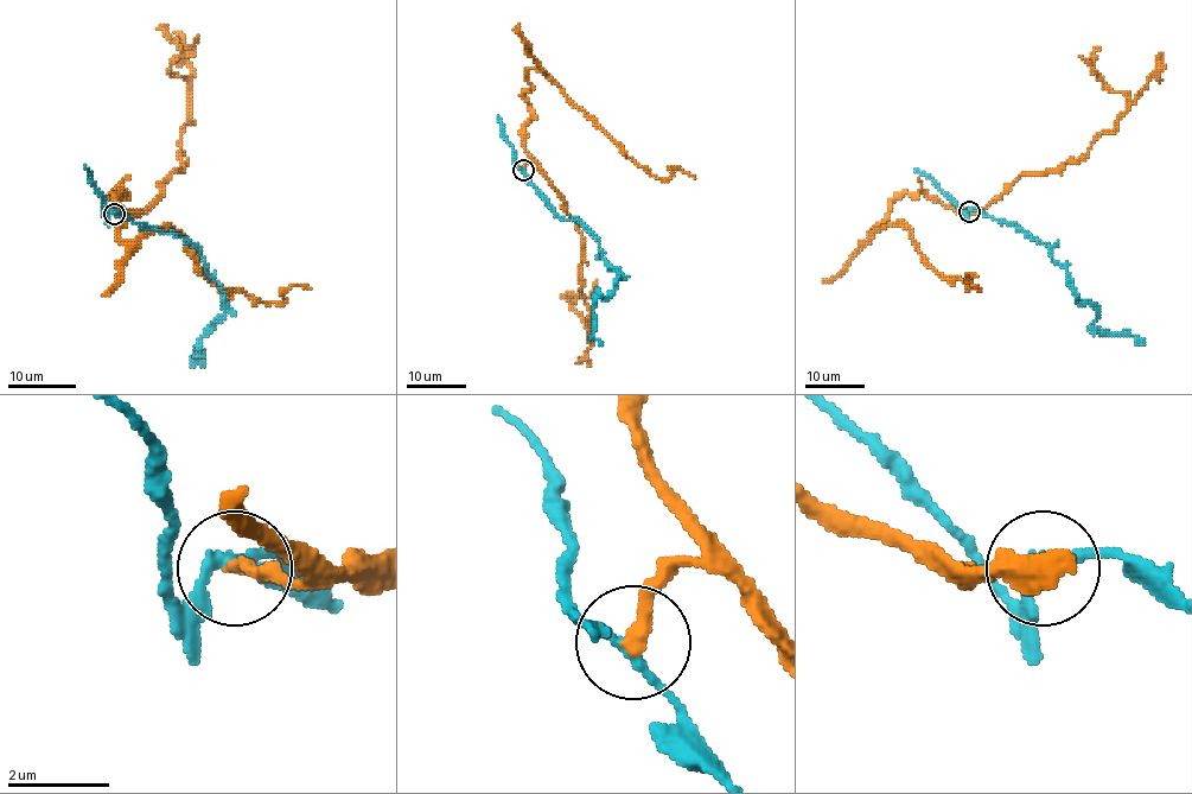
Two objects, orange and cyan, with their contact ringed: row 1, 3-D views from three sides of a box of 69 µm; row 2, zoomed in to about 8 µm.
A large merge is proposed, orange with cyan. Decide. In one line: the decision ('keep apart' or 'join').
keep apart

